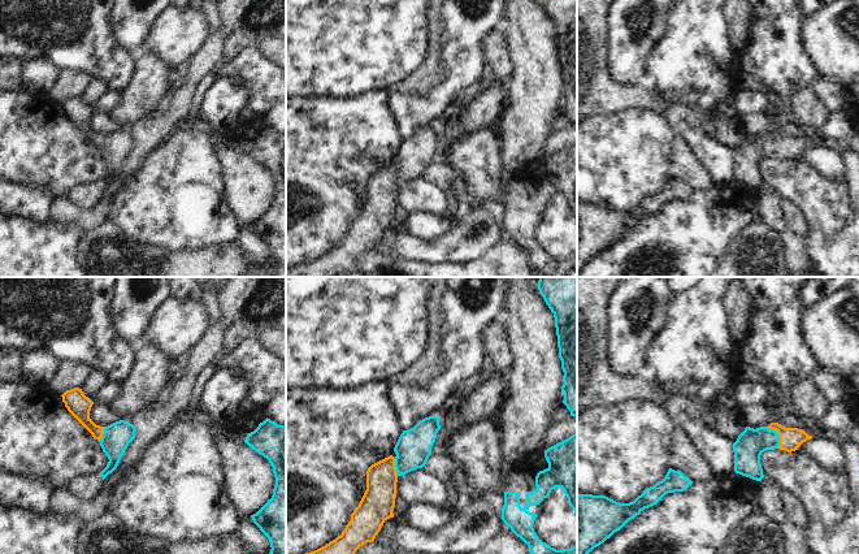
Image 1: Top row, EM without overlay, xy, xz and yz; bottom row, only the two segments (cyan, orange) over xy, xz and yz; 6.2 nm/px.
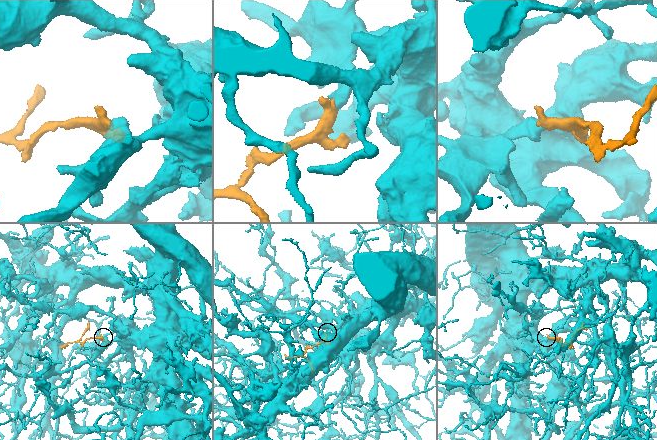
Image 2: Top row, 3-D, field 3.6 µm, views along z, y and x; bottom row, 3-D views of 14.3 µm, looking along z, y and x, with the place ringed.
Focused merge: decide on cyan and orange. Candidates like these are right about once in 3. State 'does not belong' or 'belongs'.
belongs

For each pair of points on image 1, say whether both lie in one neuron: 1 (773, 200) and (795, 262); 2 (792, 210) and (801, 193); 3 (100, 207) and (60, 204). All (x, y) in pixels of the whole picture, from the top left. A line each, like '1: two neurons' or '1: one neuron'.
1: one neuron
2: two neurons
3: one neuron

